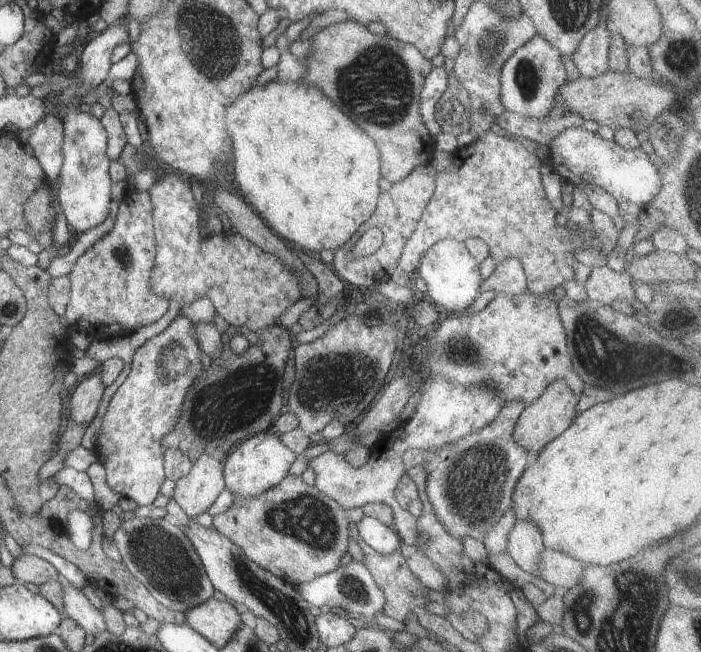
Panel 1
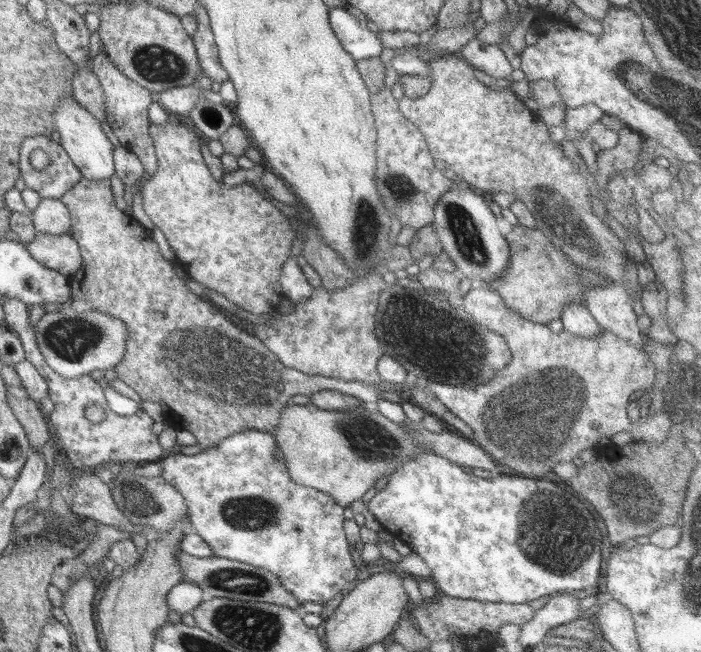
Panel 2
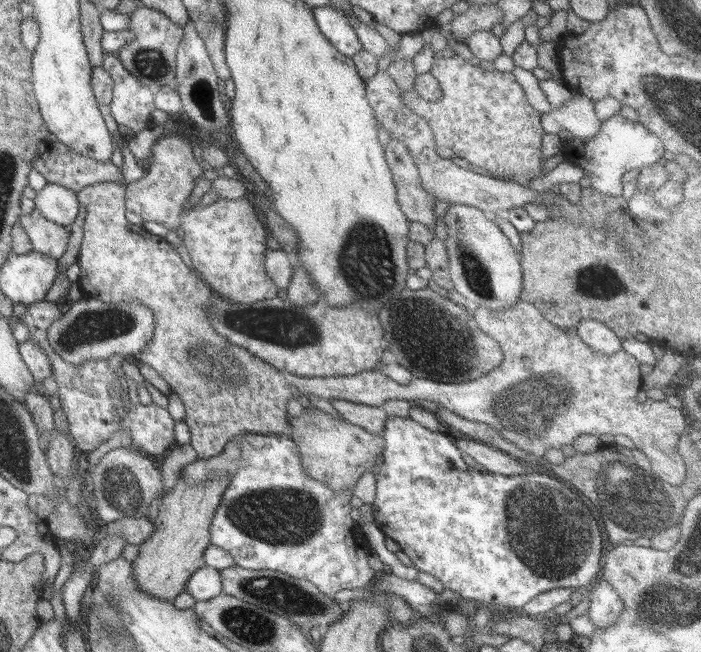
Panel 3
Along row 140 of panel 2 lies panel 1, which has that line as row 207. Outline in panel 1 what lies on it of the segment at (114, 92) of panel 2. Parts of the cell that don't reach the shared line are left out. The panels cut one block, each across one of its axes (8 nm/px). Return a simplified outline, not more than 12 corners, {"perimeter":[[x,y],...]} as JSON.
{"perimeter":[[148,192],[70,271],[69,327],[109,339],[153,325]]}

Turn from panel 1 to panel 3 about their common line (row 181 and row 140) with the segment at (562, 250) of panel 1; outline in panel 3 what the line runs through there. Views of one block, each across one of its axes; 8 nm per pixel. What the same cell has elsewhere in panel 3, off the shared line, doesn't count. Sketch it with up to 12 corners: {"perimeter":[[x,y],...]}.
{"perimeter":[[455,53],[442,98],[402,101],[491,174],[544,175],[543,114],[514,74]]}

